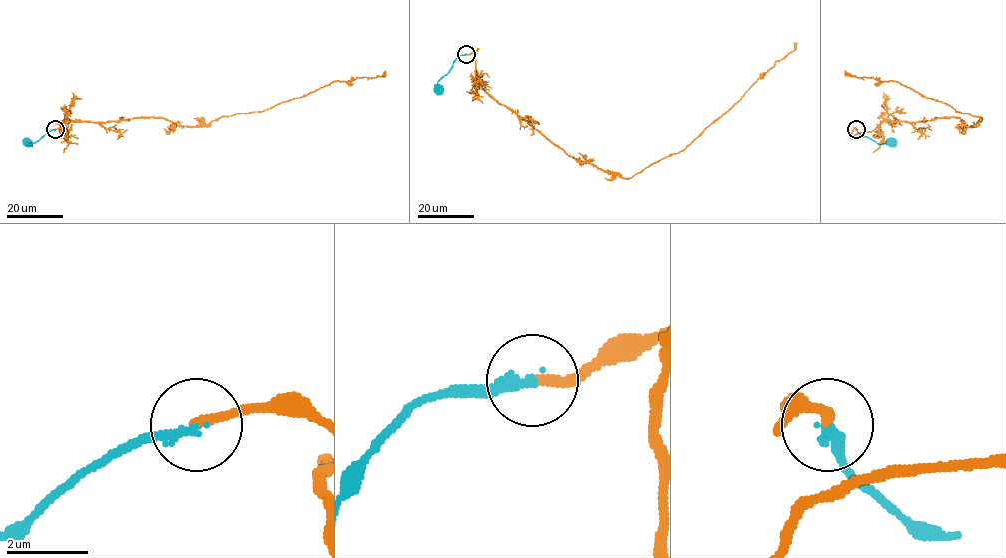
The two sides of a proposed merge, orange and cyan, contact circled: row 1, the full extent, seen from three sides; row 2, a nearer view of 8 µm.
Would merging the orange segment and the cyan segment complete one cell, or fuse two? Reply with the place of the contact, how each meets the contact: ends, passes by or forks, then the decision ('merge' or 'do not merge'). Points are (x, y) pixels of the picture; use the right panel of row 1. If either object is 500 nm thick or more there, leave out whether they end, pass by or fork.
(856, 129) | orange ends | cyan ends | do not merge

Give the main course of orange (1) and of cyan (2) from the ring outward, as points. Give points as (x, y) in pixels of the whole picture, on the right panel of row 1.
1: (856, 129), (851, 137), (886, 121), (956, 117), (973, 126), (980, 120), (896, 81), (845, 71)
2: (856, 129), (879, 144), (892, 142)

